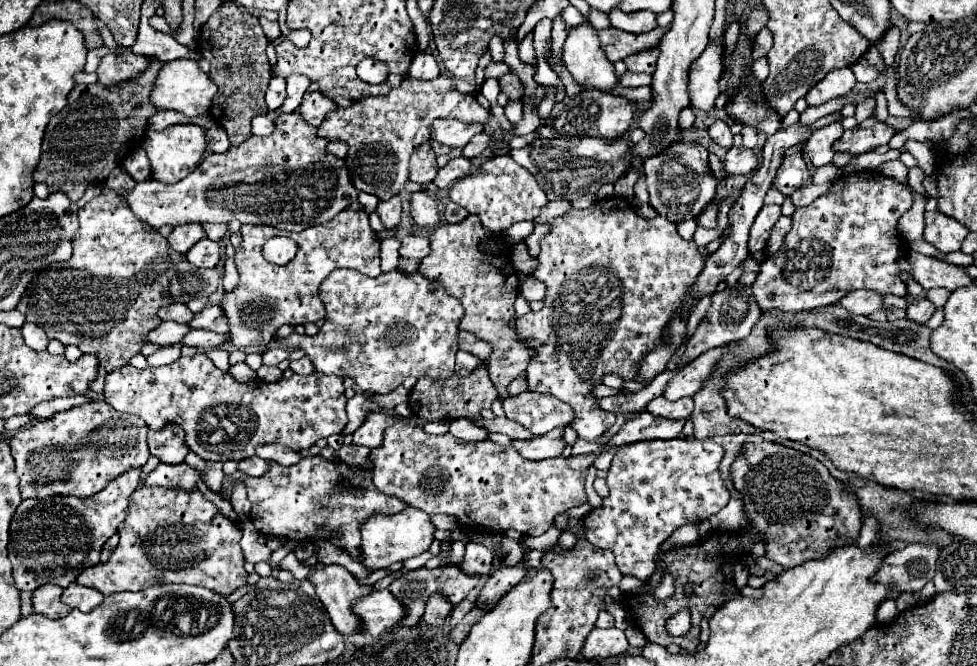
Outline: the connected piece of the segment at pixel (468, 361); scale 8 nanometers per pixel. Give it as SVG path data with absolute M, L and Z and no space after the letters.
M457 352L457 362L455 362L455 374L459 374L459 376L465 376L465 374L469 374L475 366L479 366L481 364L481 360L479 358L475 358L473 354L467 354L467 352Z

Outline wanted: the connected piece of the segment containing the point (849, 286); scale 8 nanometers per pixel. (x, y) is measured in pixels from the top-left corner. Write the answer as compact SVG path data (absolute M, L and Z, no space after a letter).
M863 170L863 172L853 172L853 174L845 174L845 176L839 176L827 194L819 196L817 200L813 200L811 204L803 206L803 208L797 208L795 214L793 214L793 228L789 230L789 234L785 236L785 242L783 246L777 250L777 254L769 256L763 264L761 264L761 270L759 270L759 276L757 280L753 282L753 296L755 296L755 302L757 306L761 308L761 312L771 312L771 310L783 310L783 312L803 312L803 310L813 310L813 308L819 308L819 306L829 306L829 304L835 304L839 302L839 298L843 298L847 292L853 292L853 290L875 290L875 292L881 292L881 294L895 294L895 296L905 296L907 294L907 288L905 284L899 280L899 266L895 264L897 256L905 256L905 240L901 238L901 234L897 232L897 220L903 212L907 212L911 208L911 188L907 188L905 184L899 184L897 180L889 178L889 176L883 176L881 172L877 170Z

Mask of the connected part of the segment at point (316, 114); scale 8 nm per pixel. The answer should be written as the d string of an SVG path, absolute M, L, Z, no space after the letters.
M305 92L303 102L299 104L299 112L313 126L319 126L319 122L323 122L323 118L327 118L327 114L331 114L331 110L339 110L337 102L325 98L319 92Z

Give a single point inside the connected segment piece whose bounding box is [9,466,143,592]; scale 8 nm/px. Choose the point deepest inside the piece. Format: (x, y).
(51, 540)

